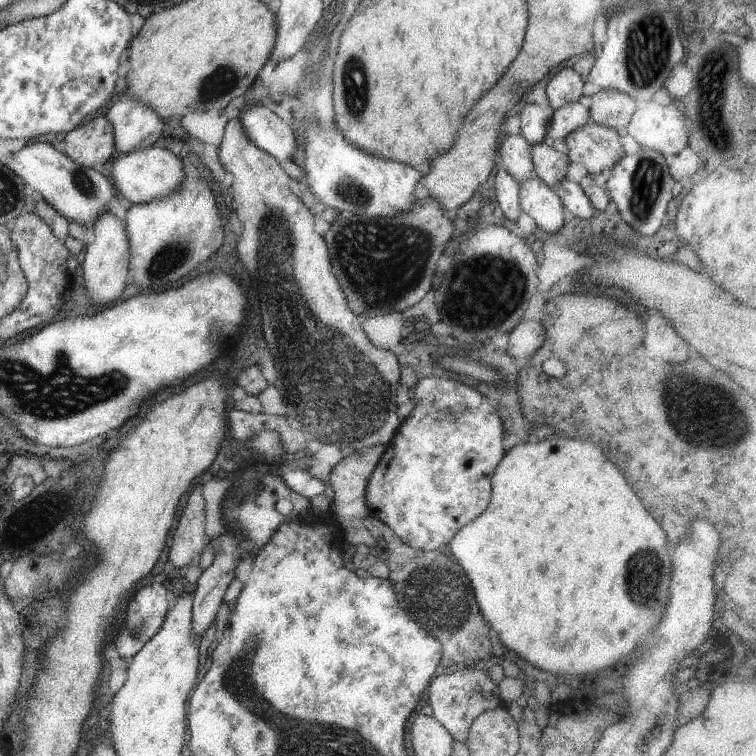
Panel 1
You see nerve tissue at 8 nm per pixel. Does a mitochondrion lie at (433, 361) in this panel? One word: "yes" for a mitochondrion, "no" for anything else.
no

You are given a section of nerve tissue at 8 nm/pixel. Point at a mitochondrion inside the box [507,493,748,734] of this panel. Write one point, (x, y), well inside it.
(643, 572)

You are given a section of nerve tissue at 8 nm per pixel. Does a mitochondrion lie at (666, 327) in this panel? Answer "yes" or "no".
no

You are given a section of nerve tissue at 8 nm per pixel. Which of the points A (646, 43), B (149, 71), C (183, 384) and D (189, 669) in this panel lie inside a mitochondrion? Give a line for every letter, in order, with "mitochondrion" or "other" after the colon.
A: mitochondrion
B: other
C: other
D: other

